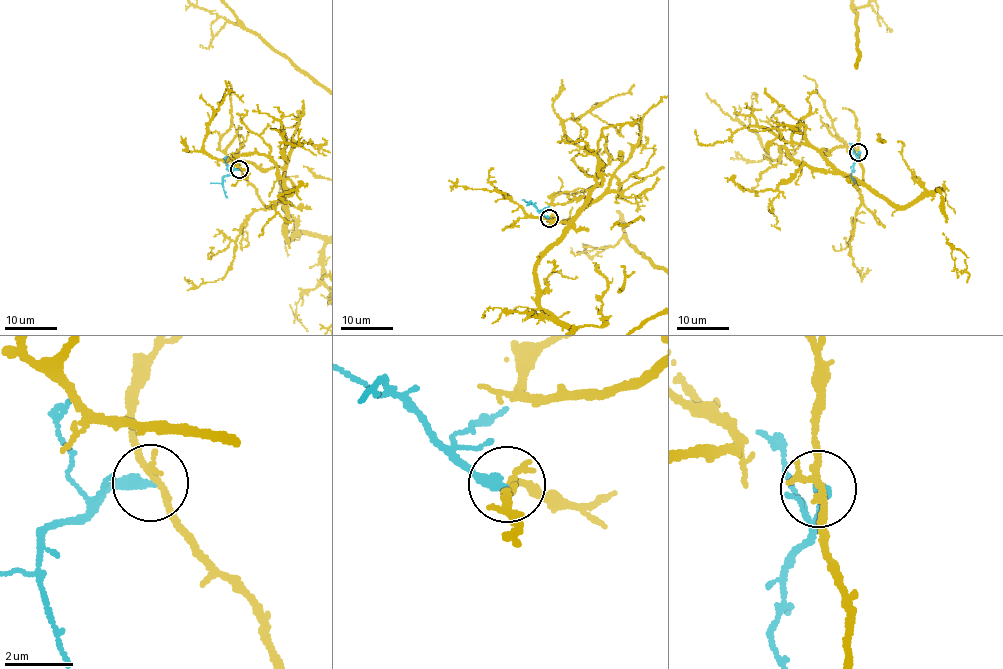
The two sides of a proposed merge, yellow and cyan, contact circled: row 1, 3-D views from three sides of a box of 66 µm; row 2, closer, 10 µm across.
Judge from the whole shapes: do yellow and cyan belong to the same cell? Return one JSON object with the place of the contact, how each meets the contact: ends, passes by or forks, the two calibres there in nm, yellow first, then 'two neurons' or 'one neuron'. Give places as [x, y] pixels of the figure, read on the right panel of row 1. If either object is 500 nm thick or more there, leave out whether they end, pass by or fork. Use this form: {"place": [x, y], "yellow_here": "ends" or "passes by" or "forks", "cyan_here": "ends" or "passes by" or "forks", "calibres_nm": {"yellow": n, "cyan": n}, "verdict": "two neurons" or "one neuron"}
{"place": [858, 152], "yellow_here": "passes by", "cyan_here": "ends", "calibres_nm": {"yellow": 200, "cyan": 340}, "verdict": "two neurons"}

